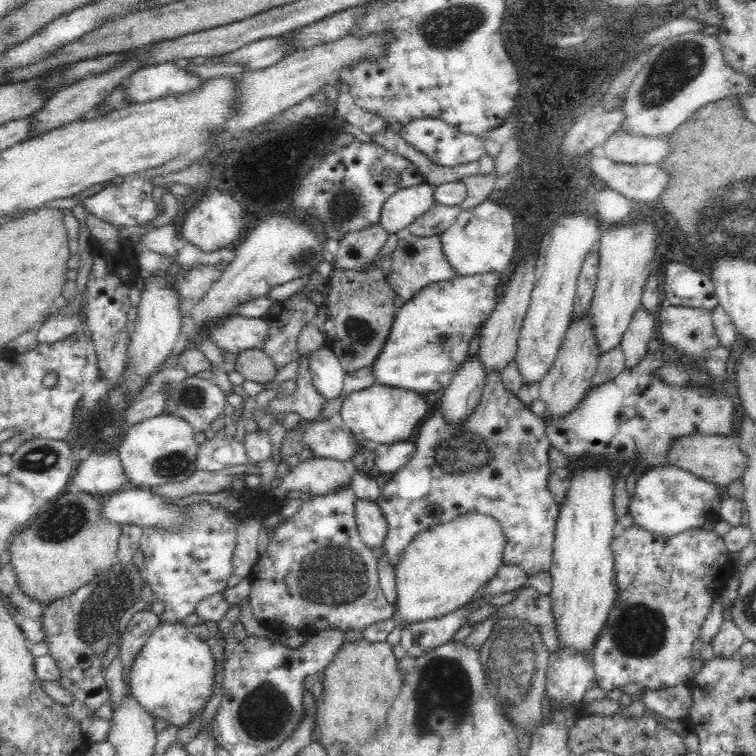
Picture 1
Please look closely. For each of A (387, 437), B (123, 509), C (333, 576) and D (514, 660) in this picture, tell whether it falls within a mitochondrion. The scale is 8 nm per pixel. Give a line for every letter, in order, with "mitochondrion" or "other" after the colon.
A: other
B: other
C: mitochondrion
D: mitochondrion

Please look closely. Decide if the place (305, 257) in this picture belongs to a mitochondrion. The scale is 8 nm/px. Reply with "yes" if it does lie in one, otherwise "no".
yes

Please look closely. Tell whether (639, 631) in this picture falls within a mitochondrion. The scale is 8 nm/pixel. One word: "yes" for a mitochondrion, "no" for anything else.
yes

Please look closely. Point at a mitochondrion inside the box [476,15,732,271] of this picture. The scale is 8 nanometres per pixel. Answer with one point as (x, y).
(681, 63)

